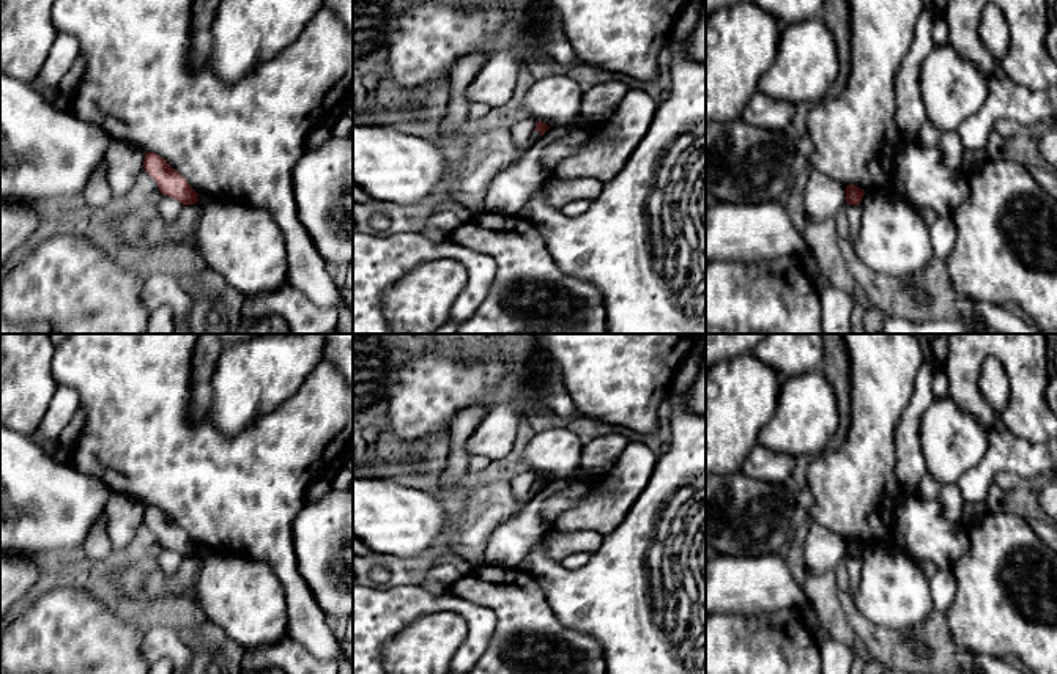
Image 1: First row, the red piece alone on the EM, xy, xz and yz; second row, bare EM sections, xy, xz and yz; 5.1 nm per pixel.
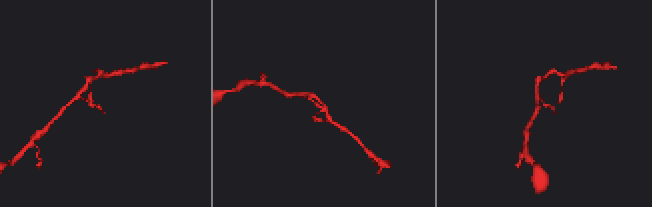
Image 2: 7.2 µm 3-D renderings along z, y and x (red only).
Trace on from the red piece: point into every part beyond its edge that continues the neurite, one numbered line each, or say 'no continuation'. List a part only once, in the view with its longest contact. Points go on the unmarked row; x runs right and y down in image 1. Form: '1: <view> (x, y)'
no continuation

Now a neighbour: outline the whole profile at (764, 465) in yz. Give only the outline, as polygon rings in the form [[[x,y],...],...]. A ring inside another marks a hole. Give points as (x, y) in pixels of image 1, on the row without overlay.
[[[755,446],[747,455],[742,472],[755,480],[767,483],[786,483],[797,458]]]

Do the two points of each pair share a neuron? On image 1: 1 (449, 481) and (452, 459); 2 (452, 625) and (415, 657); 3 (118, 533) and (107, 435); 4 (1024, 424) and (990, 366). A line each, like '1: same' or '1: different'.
1: same
2: same
3: different
4: different

